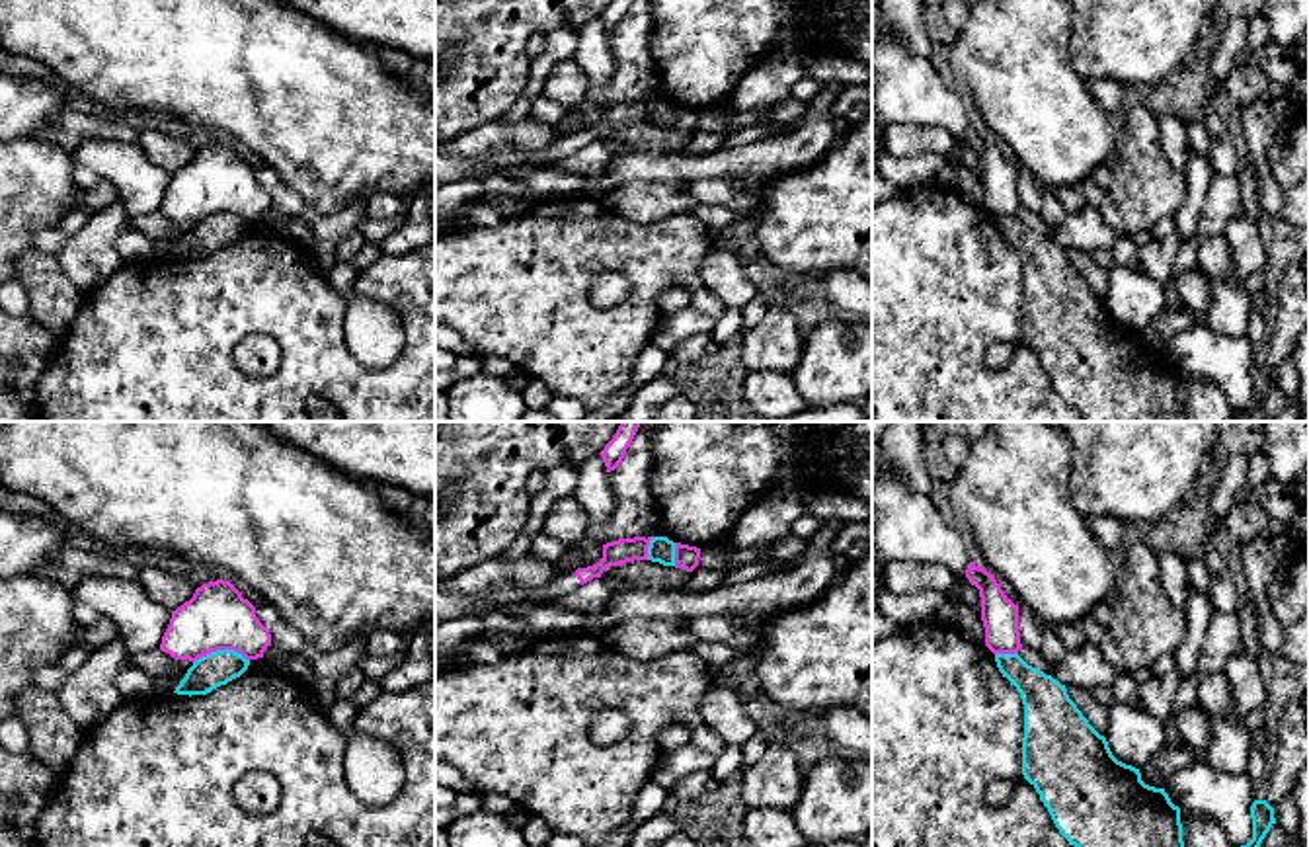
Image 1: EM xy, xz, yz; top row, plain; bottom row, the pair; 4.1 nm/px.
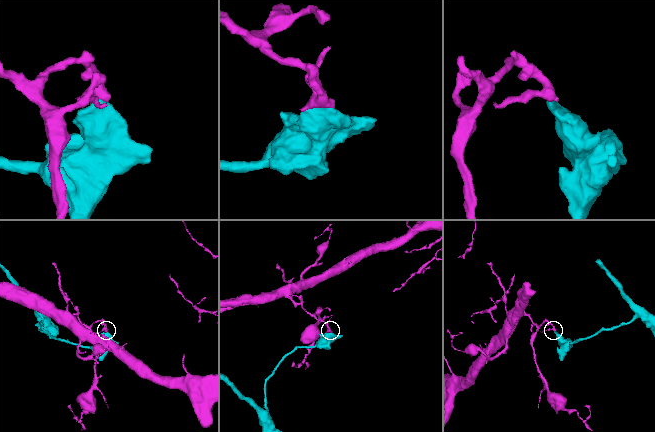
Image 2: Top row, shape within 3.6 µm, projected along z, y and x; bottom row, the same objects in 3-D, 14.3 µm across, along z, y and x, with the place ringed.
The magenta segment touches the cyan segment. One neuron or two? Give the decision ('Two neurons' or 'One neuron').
Two neurons

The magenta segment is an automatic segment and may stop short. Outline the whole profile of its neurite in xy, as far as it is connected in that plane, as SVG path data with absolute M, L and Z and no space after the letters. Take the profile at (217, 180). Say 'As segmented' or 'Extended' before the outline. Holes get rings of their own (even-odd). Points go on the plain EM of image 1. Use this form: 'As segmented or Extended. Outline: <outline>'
As segmented. Outline: M217 142L197 150L189 164L172 174L160 213L189 224L217 213L258 222L267 209L271 197L256 180L256 170L230 144Z

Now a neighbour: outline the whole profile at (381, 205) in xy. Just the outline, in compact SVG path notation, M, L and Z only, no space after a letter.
M377 191L367 201L369 219L392 219L404 209L402 197L390 191Z

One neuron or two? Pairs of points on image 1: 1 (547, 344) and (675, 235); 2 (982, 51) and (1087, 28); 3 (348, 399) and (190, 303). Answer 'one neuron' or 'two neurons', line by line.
1: one neuron
2: one neuron
3: one neuron

